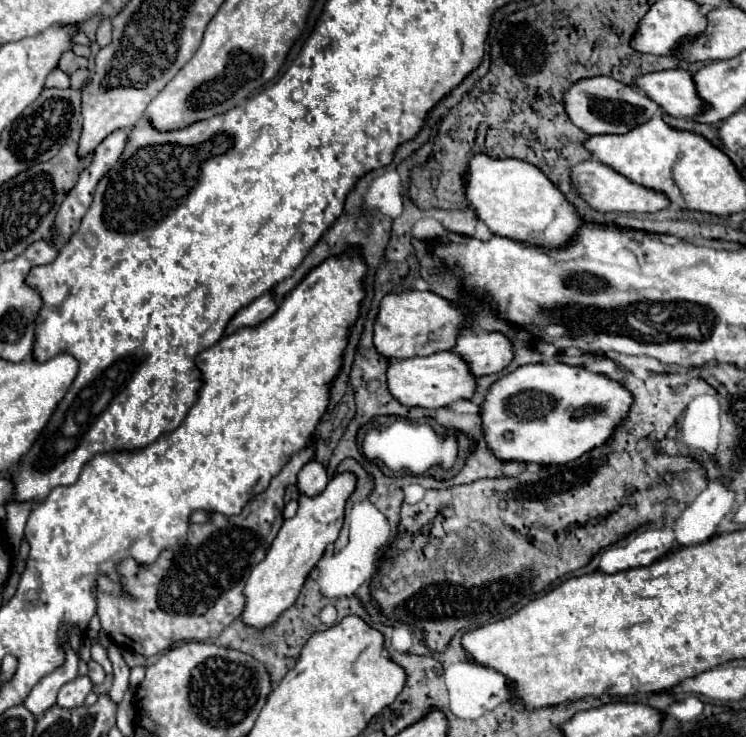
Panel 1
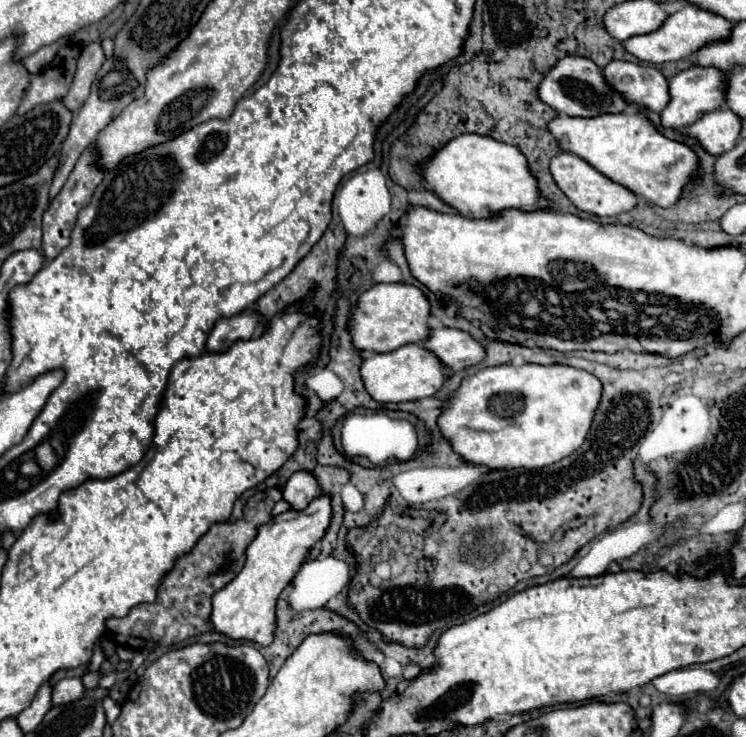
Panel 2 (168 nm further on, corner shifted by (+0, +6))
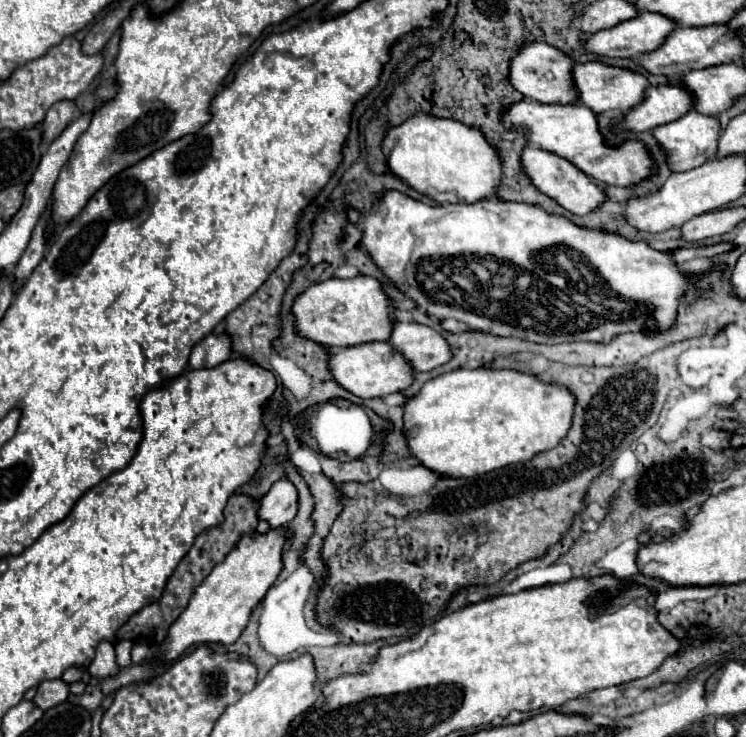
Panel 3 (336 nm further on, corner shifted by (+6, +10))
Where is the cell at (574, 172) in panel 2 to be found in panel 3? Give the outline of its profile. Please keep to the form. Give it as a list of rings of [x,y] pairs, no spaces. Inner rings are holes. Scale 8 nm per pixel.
[[[527,144],[523,154],[521,154],[521,164],[527,172],[527,176],[533,180],[535,188],[545,192],[547,196],[551,196],[553,200],[557,200],[565,210],[573,212],[573,214],[589,214],[593,210],[597,210],[605,200],[607,200],[607,194],[605,190],[601,190],[589,176],[585,176],[575,164],[571,164],[569,160],[553,154],[553,152],[547,152],[543,150],[541,146],[533,146],[533,144]]]

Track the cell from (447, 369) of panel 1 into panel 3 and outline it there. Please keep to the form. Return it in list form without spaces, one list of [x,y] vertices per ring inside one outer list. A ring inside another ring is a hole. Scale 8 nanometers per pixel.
[[[367,342],[343,350],[331,350],[329,368],[333,368],[333,378],[351,394],[359,398],[383,398],[393,392],[401,392],[413,384],[413,366],[393,348],[389,342]]]

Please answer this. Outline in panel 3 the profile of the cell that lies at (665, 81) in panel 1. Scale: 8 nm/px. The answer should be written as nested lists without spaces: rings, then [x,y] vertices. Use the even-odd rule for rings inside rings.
[[[597,60],[587,64],[575,64],[573,76],[577,80],[577,90],[581,92],[581,102],[589,106],[595,114],[607,110],[621,110],[621,112],[633,110],[637,104],[645,100],[645,92],[649,86],[649,80],[643,74],[619,66],[607,66]]]

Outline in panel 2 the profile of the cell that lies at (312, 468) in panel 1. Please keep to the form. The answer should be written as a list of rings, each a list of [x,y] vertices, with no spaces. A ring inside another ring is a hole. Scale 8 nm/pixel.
[[[295,472],[283,488],[283,500],[291,506],[291,510],[299,512],[307,508],[311,500],[317,498],[317,492],[317,480],[309,472]]]

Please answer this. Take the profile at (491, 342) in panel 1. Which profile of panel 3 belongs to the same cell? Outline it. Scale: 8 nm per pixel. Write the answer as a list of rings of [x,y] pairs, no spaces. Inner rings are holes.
[[[399,311],[389,342],[409,360],[417,372],[433,370],[453,358],[445,336],[417,323],[408,311]]]

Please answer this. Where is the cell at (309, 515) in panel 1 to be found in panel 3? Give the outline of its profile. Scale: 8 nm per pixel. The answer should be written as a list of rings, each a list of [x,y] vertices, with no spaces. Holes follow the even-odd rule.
[[[269,528],[265,534],[253,532],[243,534],[235,548],[225,556],[217,568],[197,586],[185,612],[169,628],[169,636],[161,646],[157,646],[157,656],[161,660],[175,660],[193,644],[233,644],[245,630],[251,610],[265,598],[267,590],[277,580],[283,570],[283,546],[287,542],[287,528]]]

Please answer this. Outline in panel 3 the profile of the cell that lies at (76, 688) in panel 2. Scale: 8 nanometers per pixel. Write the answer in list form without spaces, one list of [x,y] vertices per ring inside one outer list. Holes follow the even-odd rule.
[[[55,678],[55,680],[41,682],[33,700],[41,710],[49,710],[49,708],[65,702],[67,696],[69,696],[69,684],[65,684],[61,678]]]

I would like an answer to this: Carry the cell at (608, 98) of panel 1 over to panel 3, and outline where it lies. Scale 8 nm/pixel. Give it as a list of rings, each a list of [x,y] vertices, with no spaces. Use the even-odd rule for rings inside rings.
[[[545,42],[527,44],[513,58],[511,64],[511,84],[525,96],[543,104],[575,104],[579,100],[579,90],[573,80],[575,60],[559,48],[553,48]]]

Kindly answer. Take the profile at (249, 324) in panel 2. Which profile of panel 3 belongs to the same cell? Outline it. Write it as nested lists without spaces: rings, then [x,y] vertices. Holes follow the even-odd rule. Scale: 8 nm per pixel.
[[[211,332],[191,350],[189,370],[193,368],[213,368],[231,358],[231,336],[227,332]]]

